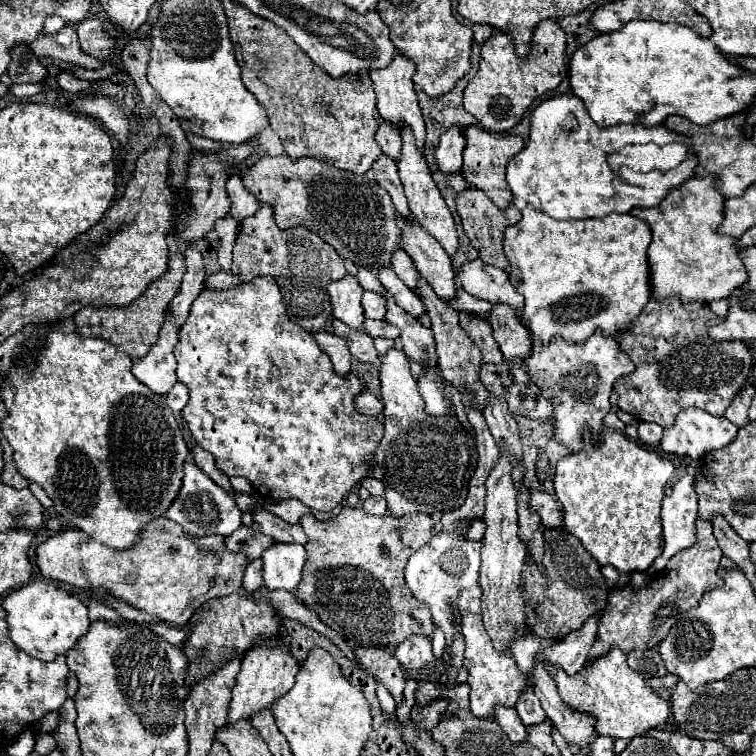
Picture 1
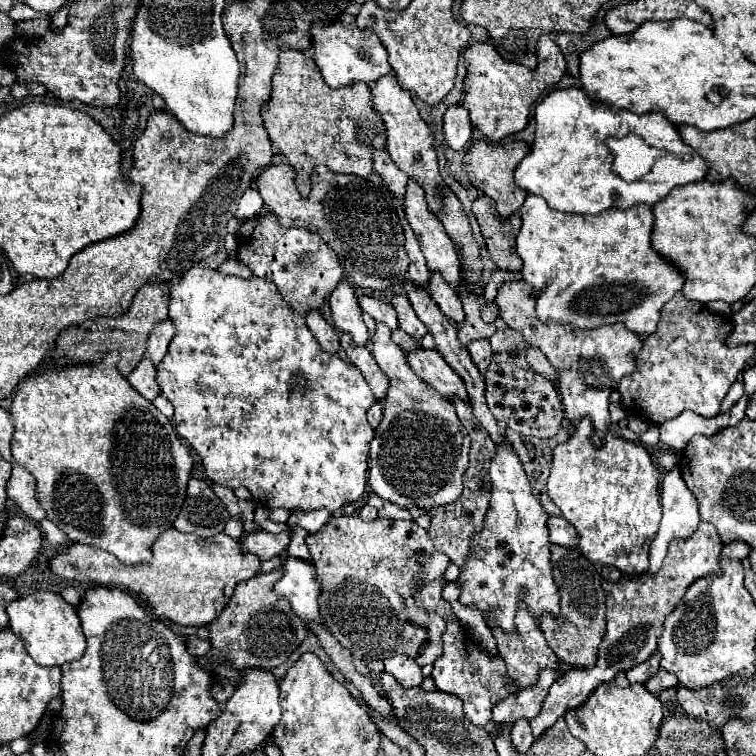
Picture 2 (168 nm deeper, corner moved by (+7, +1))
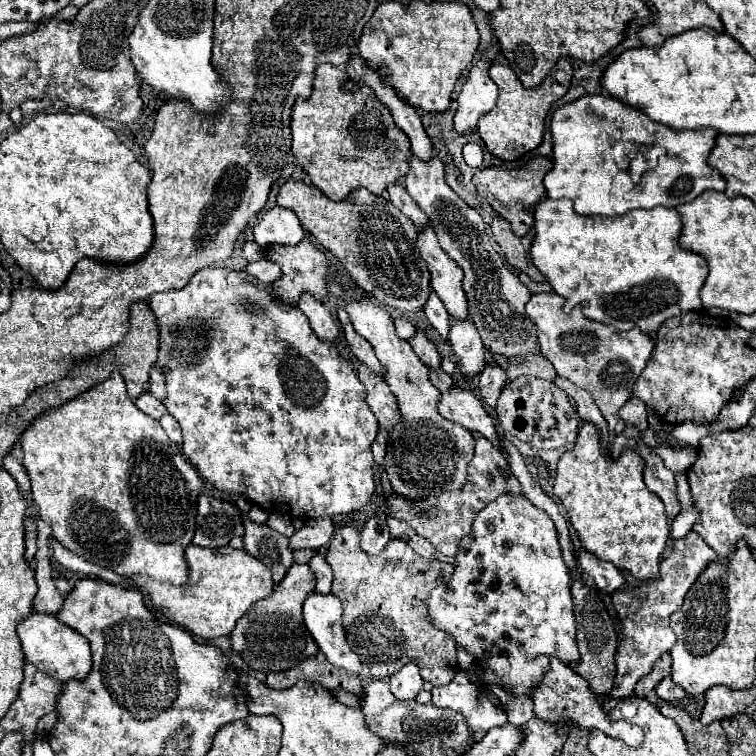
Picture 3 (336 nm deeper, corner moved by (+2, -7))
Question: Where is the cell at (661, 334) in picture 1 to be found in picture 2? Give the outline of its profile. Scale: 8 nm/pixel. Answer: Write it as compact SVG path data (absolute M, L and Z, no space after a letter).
M681 291L673 295L661 311L657 331L643 339L635 371L625 375L617 385L625 411L651 425L661 425L683 409L691 409L703 417L717 415L729 387L739 379L755 353L755 345L749 343L729 349L725 337L731 329L733 323L729 317L711 313L699 302L687 301Z

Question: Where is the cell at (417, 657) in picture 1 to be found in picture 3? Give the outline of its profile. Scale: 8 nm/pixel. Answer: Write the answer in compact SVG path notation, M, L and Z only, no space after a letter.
M410 663L406 667L402 667L398 673L394 673L390 677L390 689L398 699L414 699L418 695L418 691L422 689L424 681L420 677L418 665Z

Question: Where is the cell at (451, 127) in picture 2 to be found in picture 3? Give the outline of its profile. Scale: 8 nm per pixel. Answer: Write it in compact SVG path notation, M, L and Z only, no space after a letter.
M492 43L482 59L470 69L470 75L458 95L458 109L454 115L454 127L464 133L470 129L476 129L476 121L480 115L488 113L496 105L498 89L494 81L488 77L488 67L500 53L500 47Z

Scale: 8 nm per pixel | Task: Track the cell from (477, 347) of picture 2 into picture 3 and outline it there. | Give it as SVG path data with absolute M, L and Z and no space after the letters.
M486 365L486 369L482 371L482 375L478 377L478 389L482 395L482 401L494 409L496 401L502 393L502 385L506 385L506 373L502 367L498 365Z

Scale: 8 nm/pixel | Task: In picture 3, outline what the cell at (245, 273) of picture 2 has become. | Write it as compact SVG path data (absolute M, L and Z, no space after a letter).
M258 261L258 263L248 263L246 271L250 275L254 275L258 281L262 281L264 285L274 283L278 277L282 277L282 271L278 265L274 265L272 261Z

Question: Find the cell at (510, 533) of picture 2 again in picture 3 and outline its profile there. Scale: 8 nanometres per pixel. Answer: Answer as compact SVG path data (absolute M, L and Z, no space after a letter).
M500 495L476 515L472 533L460 541L454 559L450 581L434 589L426 599L428 619L436 629L448 633L458 647L492 669L502 679L504 689L516 695L532 695L534 687L550 669L550 657L558 657L566 665L580 661L570 593L572 577L562 559L554 521L542 509L536 509L526 497Z

